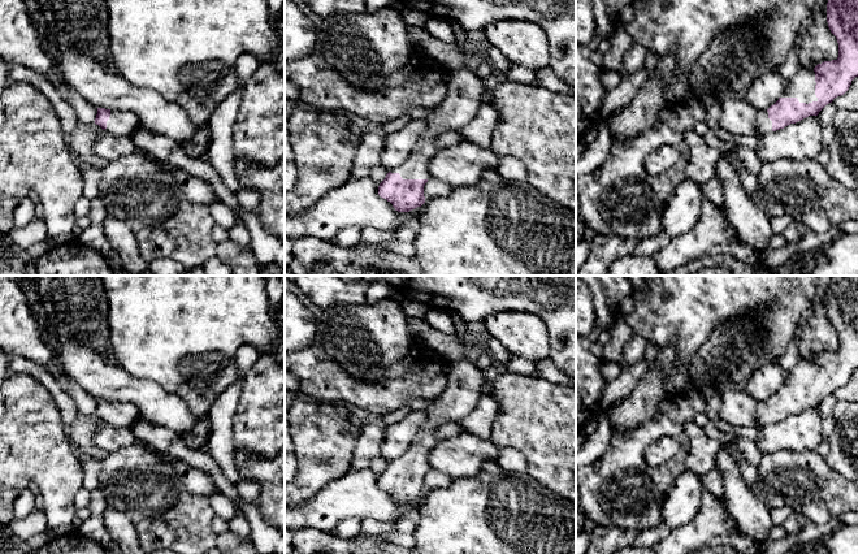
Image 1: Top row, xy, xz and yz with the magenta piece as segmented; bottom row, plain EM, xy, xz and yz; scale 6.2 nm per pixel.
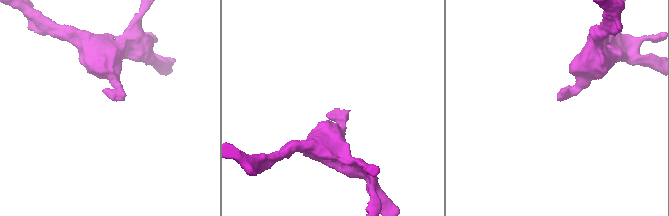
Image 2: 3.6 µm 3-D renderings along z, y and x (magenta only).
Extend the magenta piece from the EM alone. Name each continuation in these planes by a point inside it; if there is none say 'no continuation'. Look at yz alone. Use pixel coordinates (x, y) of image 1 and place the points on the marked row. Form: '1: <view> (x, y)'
1: yz (802, 86)
2: yz (763, 125)

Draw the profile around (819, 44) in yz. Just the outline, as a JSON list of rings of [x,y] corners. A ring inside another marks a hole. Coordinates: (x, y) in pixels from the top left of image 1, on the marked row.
[[[824,5],[815,13],[811,26],[802,35],[798,61],[803,68],[815,68],[837,57],[838,43],[828,27],[827,5]]]

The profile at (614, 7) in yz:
[[[603,0],[607,5],[607,9],[608,9],[608,14],[610,17],[612,18],[618,18],[620,10],[632,4],[632,0]]]

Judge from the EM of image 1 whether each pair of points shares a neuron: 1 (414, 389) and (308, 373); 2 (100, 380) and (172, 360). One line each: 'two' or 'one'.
1: one
2: two

